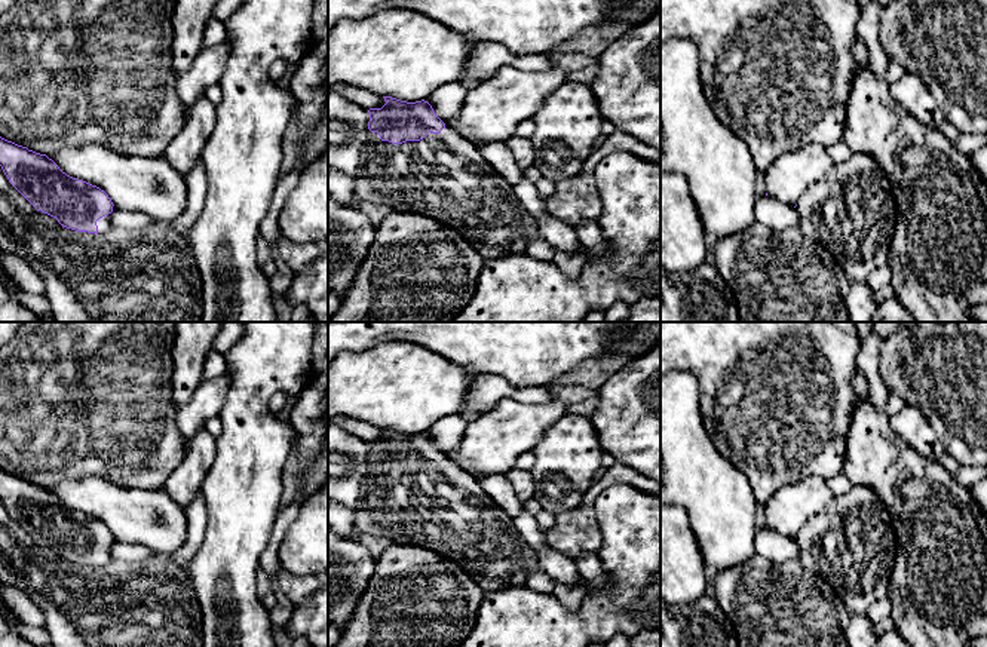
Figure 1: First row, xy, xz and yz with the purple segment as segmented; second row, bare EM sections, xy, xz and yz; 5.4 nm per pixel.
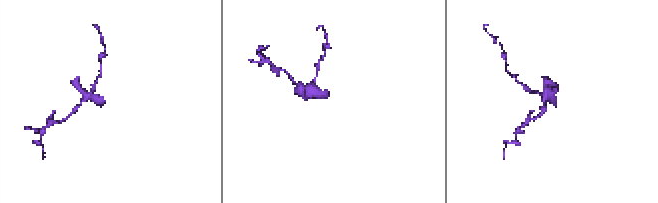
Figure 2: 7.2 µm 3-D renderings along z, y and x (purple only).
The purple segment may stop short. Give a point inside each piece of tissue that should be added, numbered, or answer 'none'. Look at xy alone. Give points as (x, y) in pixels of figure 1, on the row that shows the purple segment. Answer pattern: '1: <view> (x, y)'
1: xy (104, 224)

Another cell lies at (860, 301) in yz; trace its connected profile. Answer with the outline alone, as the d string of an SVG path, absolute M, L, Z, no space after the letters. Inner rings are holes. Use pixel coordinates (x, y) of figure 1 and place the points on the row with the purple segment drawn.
M867 282L850 283L846 297L849 322L870 322L877 310L873 297L874 291Z

